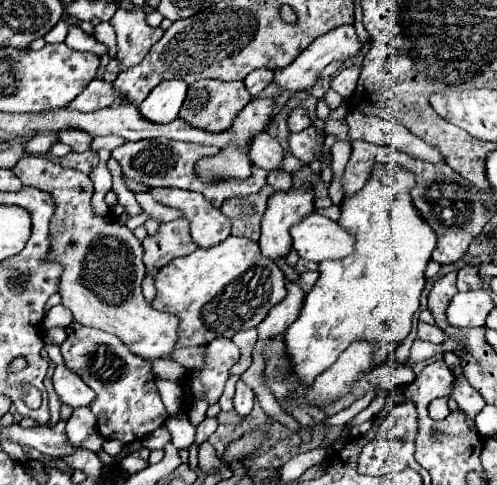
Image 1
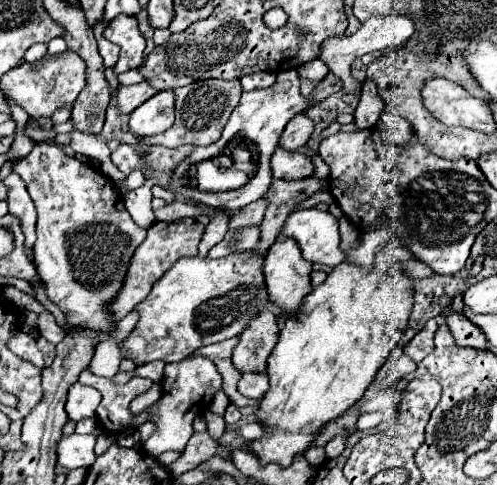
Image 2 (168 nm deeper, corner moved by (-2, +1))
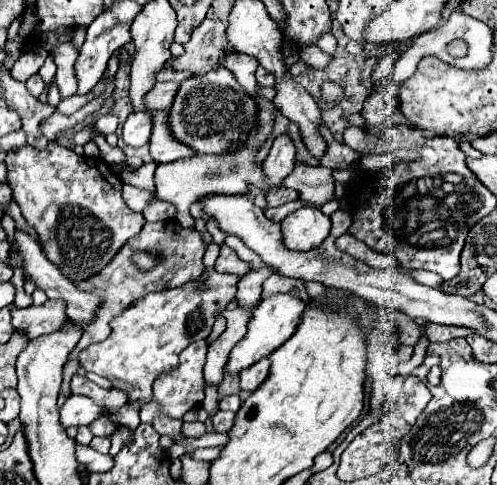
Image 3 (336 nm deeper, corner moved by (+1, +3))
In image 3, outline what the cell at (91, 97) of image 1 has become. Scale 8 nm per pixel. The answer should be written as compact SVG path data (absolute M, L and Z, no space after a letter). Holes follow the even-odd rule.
M158 82L148 94L146 94L146 104L154 110L168 110L174 102L174 94L178 92L176 82Z

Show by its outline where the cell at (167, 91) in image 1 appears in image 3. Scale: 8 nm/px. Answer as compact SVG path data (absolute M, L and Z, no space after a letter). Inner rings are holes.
M134 112L126 118L124 122L124 128L122 128L122 138L128 146L144 146L148 144L148 138L150 138L150 130L152 130L152 122L150 122L150 116L148 114L140 114L140 112Z

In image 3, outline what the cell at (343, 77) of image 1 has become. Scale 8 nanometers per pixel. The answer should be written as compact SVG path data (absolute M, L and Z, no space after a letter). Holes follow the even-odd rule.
M326 32L326 34L320 34L320 38L318 38L316 45L321 50L324 50L326 54L330 54L330 56L332 56L332 54L336 52L337 41L336 38L330 34L330 32Z

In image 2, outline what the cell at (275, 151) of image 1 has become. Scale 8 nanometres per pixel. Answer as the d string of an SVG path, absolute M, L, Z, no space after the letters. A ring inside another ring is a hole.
M277 148L277 152L271 156L271 170L273 178L283 180L299 180L313 174L313 164L307 156L299 152L285 152L285 148Z

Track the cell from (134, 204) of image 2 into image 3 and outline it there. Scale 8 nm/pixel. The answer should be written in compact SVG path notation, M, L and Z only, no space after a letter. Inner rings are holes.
M148 162L148 164L144 164L142 168L138 168L136 172L134 172L134 176L132 178L126 178L126 174L122 174L120 178L122 178L122 182L128 182L128 184L136 184L138 188L146 188L146 190L154 190L154 170L156 170L156 162Z

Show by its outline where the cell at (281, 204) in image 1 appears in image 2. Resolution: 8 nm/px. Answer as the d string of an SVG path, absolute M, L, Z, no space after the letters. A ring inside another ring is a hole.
M381 214L379 220L377 220L377 226L375 226L373 230L363 230L363 232L359 232L359 238L357 238L355 246L351 246L349 250L345 250L347 262L335 266L335 268L329 272L327 280L325 280L323 284L315 286L311 292L309 292L309 262L301 256L301 250L297 248L297 242L295 242L295 240L289 240L285 234L281 234L281 236L277 238L277 244L273 244L273 248L269 248L269 252L265 254L263 274L265 274L265 282L267 282L267 288L269 288L269 298L275 302L275 306L279 308L279 312L289 312L291 318L293 318L295 314L297 314L297 316L295 316L293 320L287 320L285 326L281 328L281 332L279 332L279 344L277 344L277 348L273 348L273 354L269 356L269 362L267 362L267 364L269 364L269 366L267 366L267 372L269 372L269 390L267 390L265 398L261 400L261 406L259 406L259 410L257 410L257 418L259 418L259 422L271 426L273 432L269 432L267 436L263 436L263 438L259 438L259 440L253 440L253 442L249 444L249 448L261 458L261 464L277 462L277 464L281 464L281 466L289 466L295 454L303 454L303 452L307 450L307 446L315 440L317 432L319 432L329 420L341 416L345 410L349 410L349 408L363 396L363 392L367 390L367 386L373 382L377 370L379 370L381 364L387 360L389 352L391 352L391 350L399 344L399 340L403 338L403 334L405 334L405 330L407 330L407 322L409 322L411 310L413 310L413 302L415 302L413 278L409 276L409 272L405 270L403 264L405 264L407 260L415 260L415 258L413 258L413 252L409 252L407 248L403 248L403 244L393 236L393 232L389 232L387 226L389 226L389 216Z

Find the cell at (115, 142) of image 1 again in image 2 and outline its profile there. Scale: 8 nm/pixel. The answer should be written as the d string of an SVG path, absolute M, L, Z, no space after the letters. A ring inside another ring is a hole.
M203 80L203 82L193 82L189 86L183 86L183 88L177 88L175 94L177 94L177 102L175 102L175 114L177 114L177 120L175 124L165 130L163 134L157 134L157 136L149 136L149 138L141 138L139 142L141 144L161 144L161 146L167 146L167 148L177 148L181 144L197 144L197 146L209 146L213 144L215 140L219 140L221 132L223 132L223 126L227 124L235 104L239 102L241 98L241 84L239 80Z

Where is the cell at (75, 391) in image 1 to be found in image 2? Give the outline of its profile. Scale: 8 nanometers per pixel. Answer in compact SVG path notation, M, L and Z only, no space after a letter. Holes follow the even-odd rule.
M75 382L73 388L69 388L69 398L67 398L65 410L71 420L79 422L81 418L93 416L99 402L101 402L101 394L95 388L89 388L85 384Z

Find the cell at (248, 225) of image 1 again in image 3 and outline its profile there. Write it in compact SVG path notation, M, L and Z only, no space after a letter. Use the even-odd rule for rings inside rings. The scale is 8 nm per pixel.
M228 246L220 248L220 256L218 256L218 262L214 268L224 274L236 274L238 278L242 278L242 274L246 274L246 270L250 270L250 266L246 266L246 262L242 262L236 256L236 252Z

